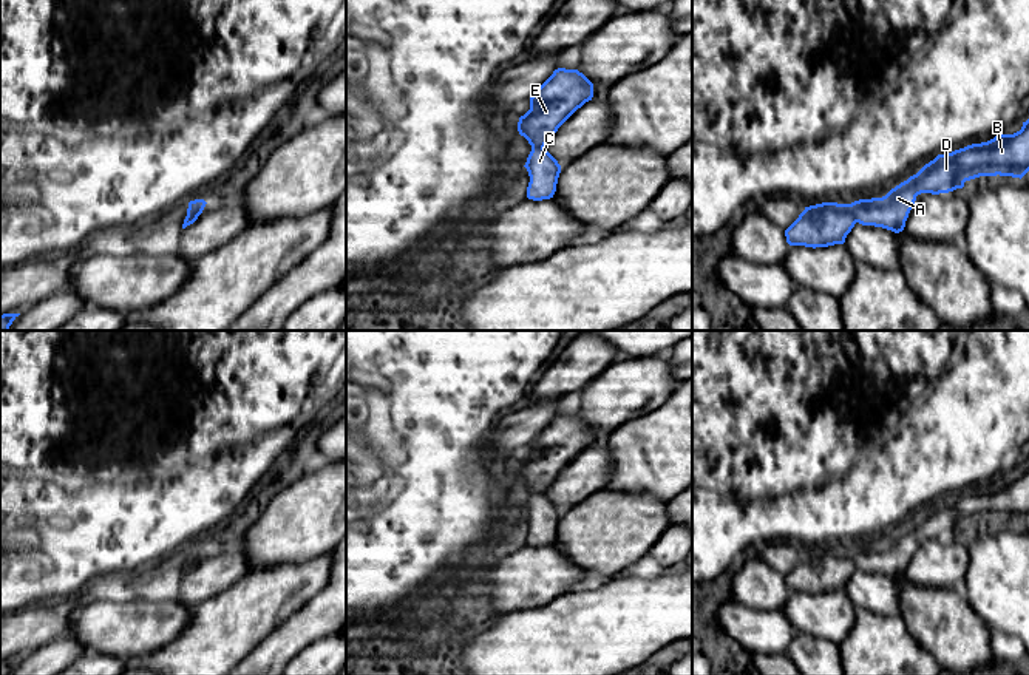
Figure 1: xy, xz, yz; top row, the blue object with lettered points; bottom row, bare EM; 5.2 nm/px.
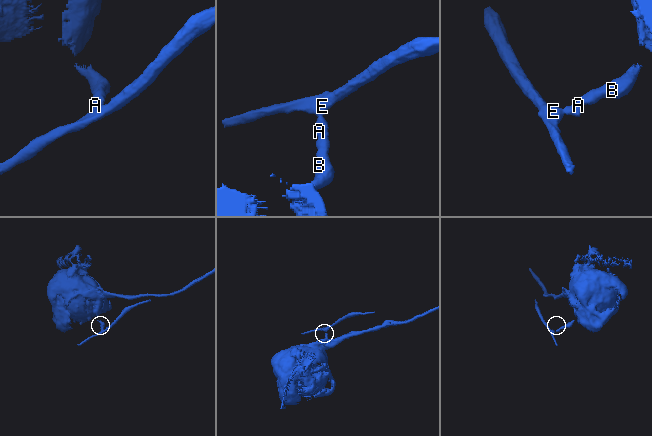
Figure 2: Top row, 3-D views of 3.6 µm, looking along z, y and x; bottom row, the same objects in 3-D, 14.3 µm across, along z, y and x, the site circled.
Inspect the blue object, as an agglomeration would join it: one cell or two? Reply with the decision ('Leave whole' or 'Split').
Split

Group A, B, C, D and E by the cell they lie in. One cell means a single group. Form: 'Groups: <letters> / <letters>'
Groups: A B C D / E

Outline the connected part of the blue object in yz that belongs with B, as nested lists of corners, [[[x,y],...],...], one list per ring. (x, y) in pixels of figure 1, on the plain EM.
[[[1029,465],[1014,480],[998,480],[952,499],[938,500],[916,521],[891,534],[882,544],[851,548],[856,568],[899,579],[905,573],[916,542],[949,539],[980,522],[1023,524],[1029,517]]]

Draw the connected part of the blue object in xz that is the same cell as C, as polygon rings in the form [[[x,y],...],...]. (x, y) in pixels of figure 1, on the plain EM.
[[[533,493],[524,513],[530,522],[527,544],[533,547],[553,544],[561,519],[558,507],[544,493]]]

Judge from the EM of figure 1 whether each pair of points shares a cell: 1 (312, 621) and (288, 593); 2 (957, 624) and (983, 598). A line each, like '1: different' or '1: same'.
1: different
2: different

